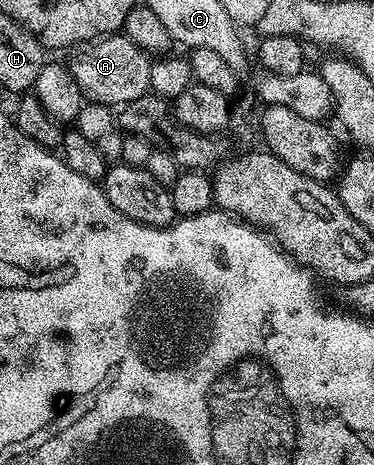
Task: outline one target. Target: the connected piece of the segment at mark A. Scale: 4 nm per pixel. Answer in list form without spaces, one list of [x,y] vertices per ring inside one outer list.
[[[122,35],[96,37],[94,41],[84,41],[70,50],[69,68],[77,87],[81,87],[88,102],[122,107],[141,99],[151,88],[152,58],[146,49],[137,47],[129,38]]]

